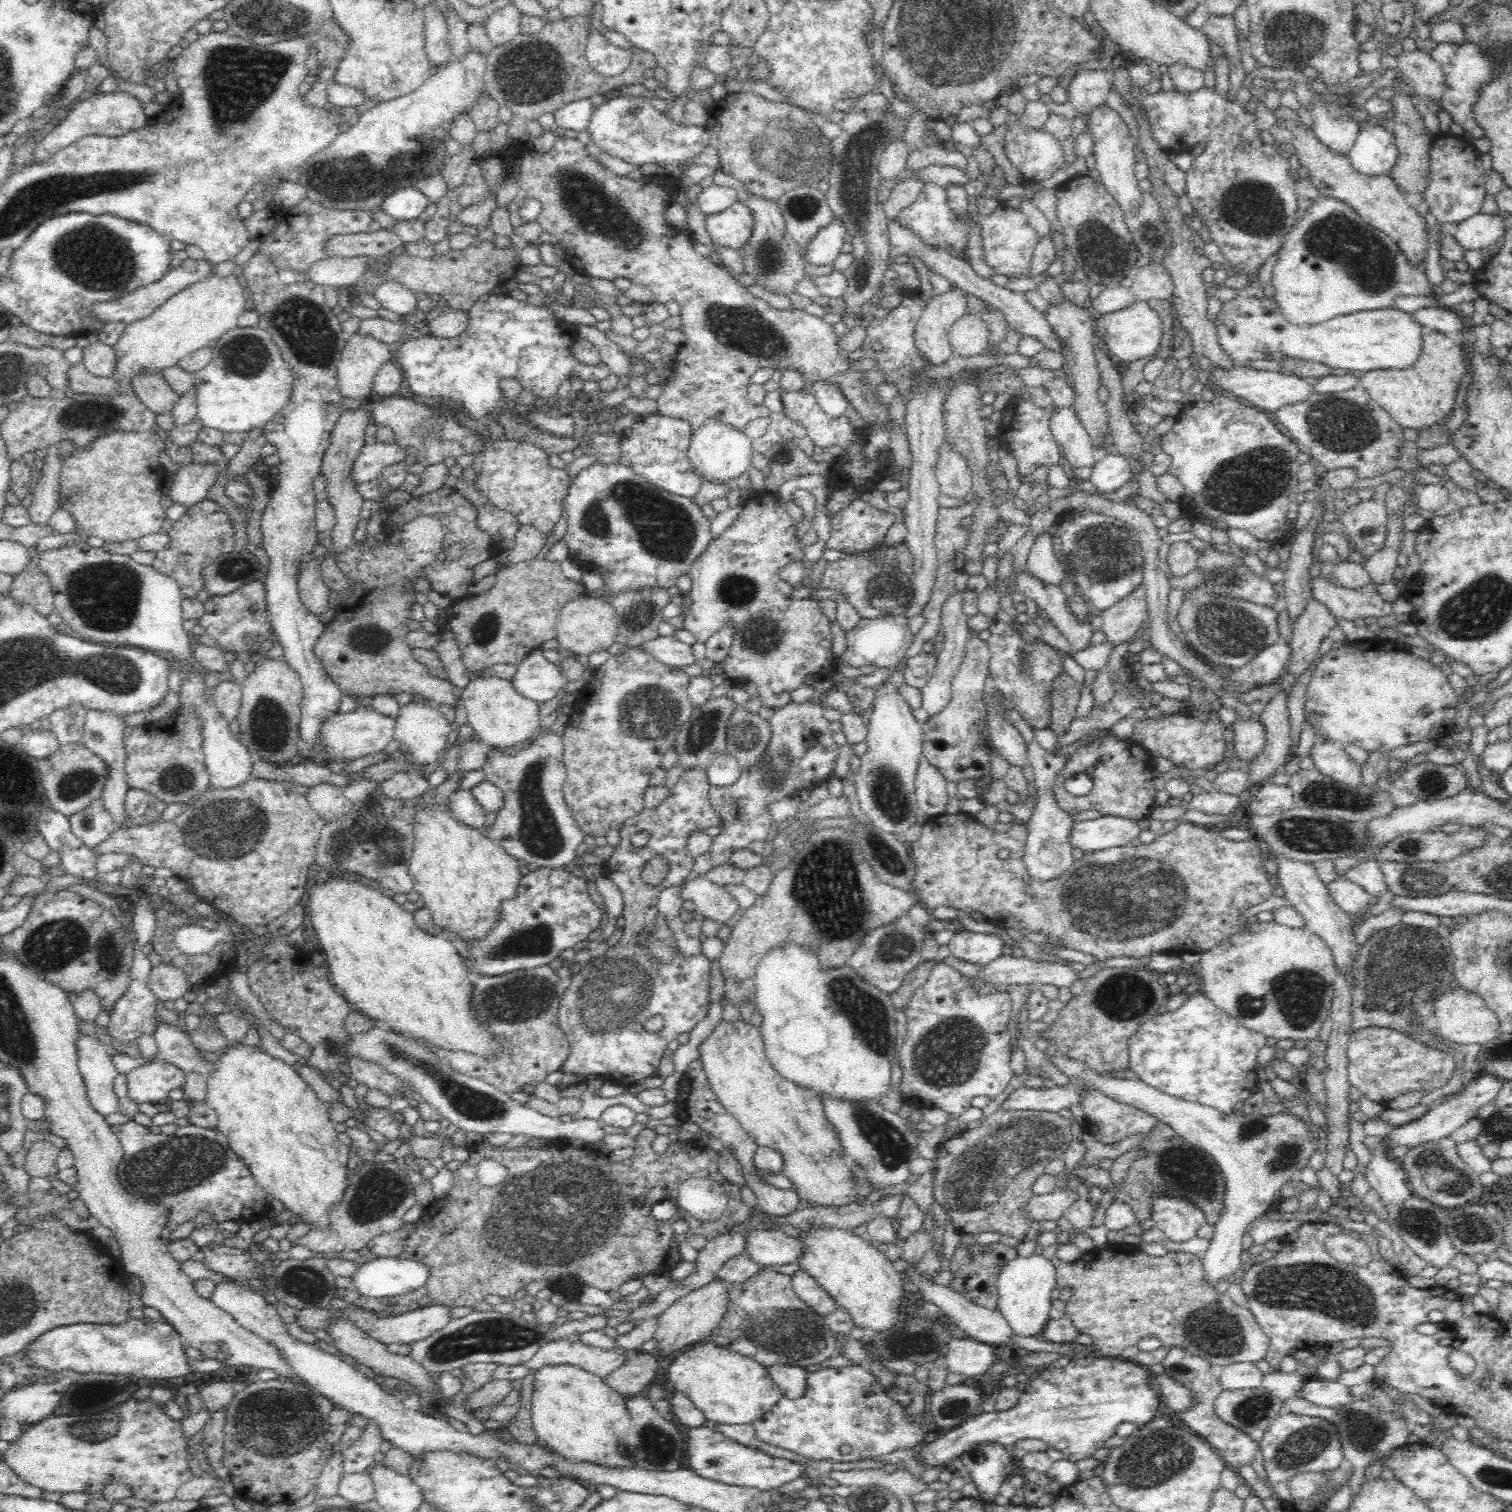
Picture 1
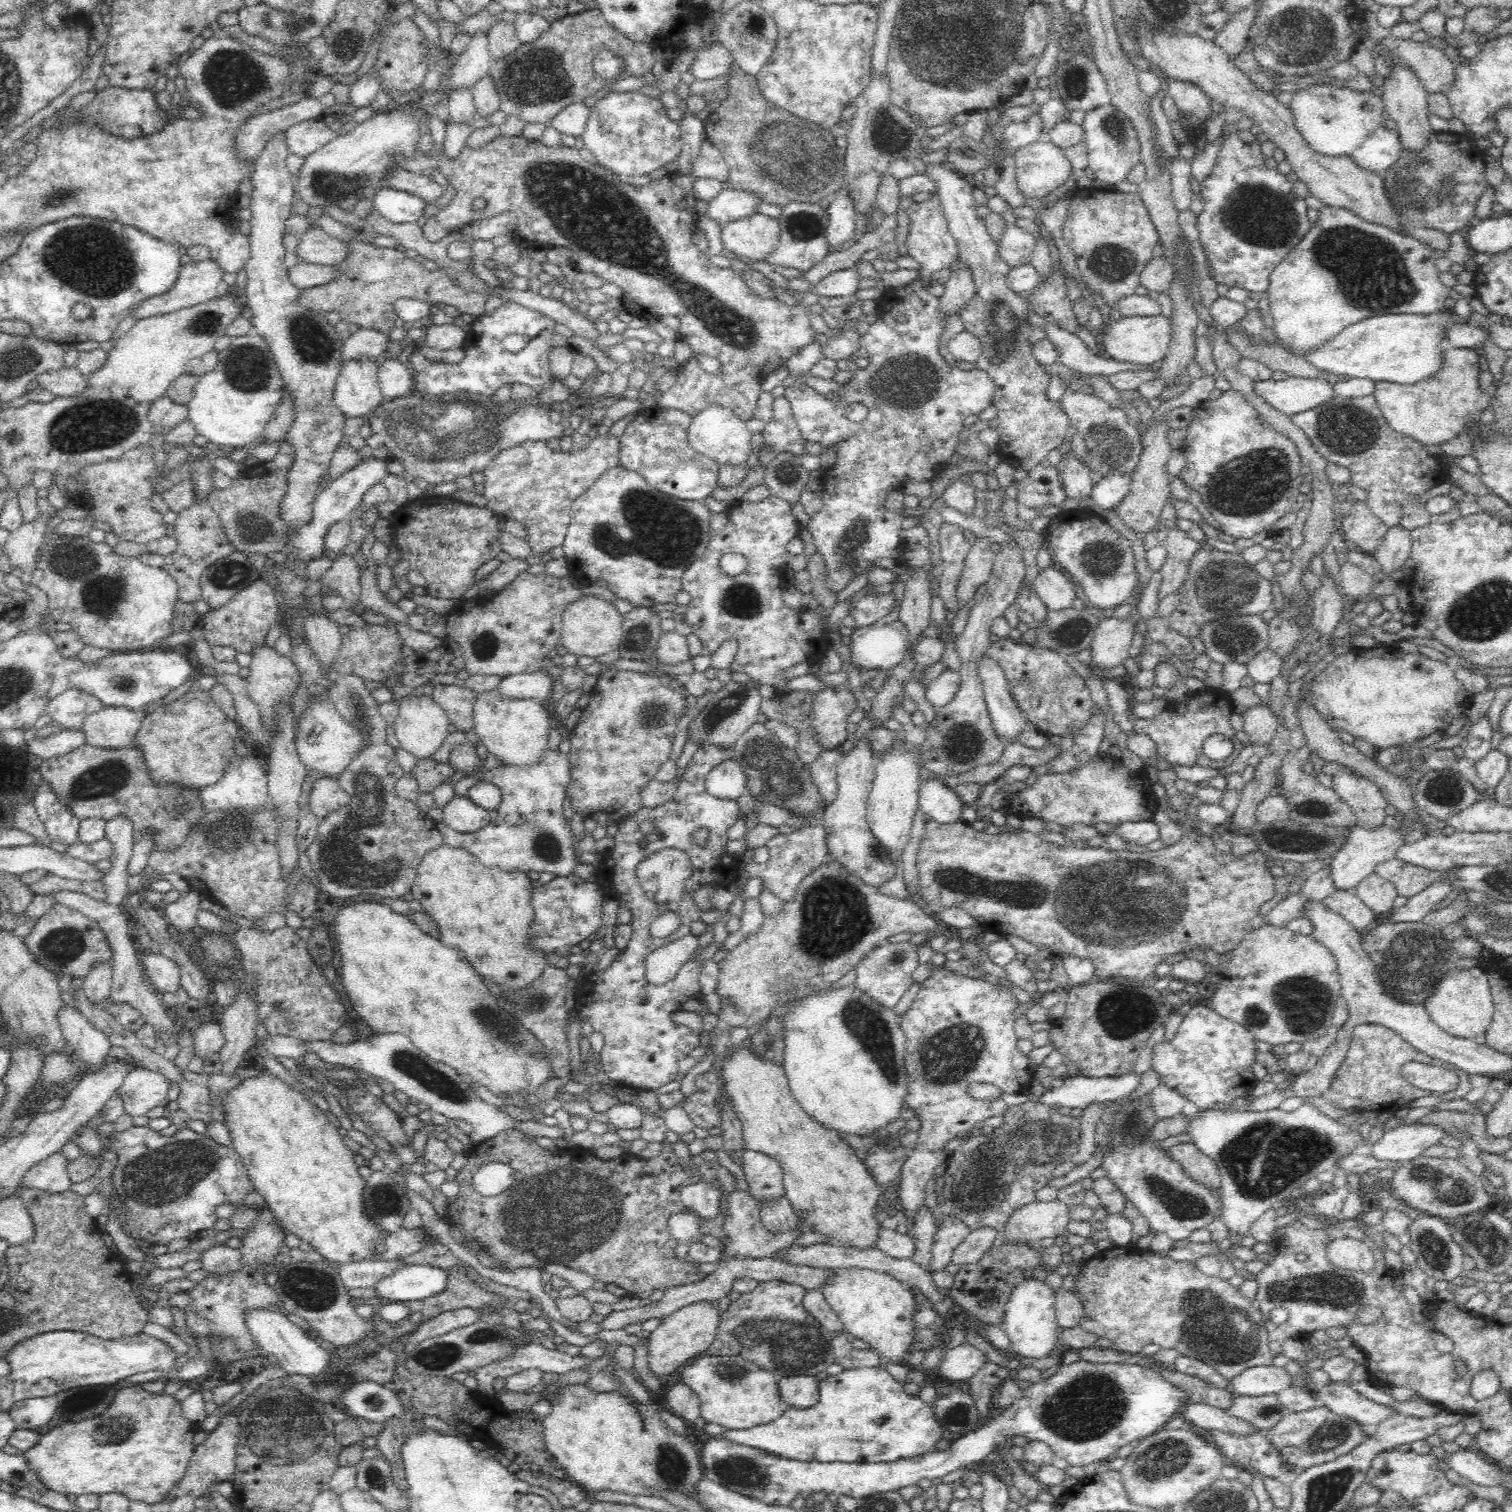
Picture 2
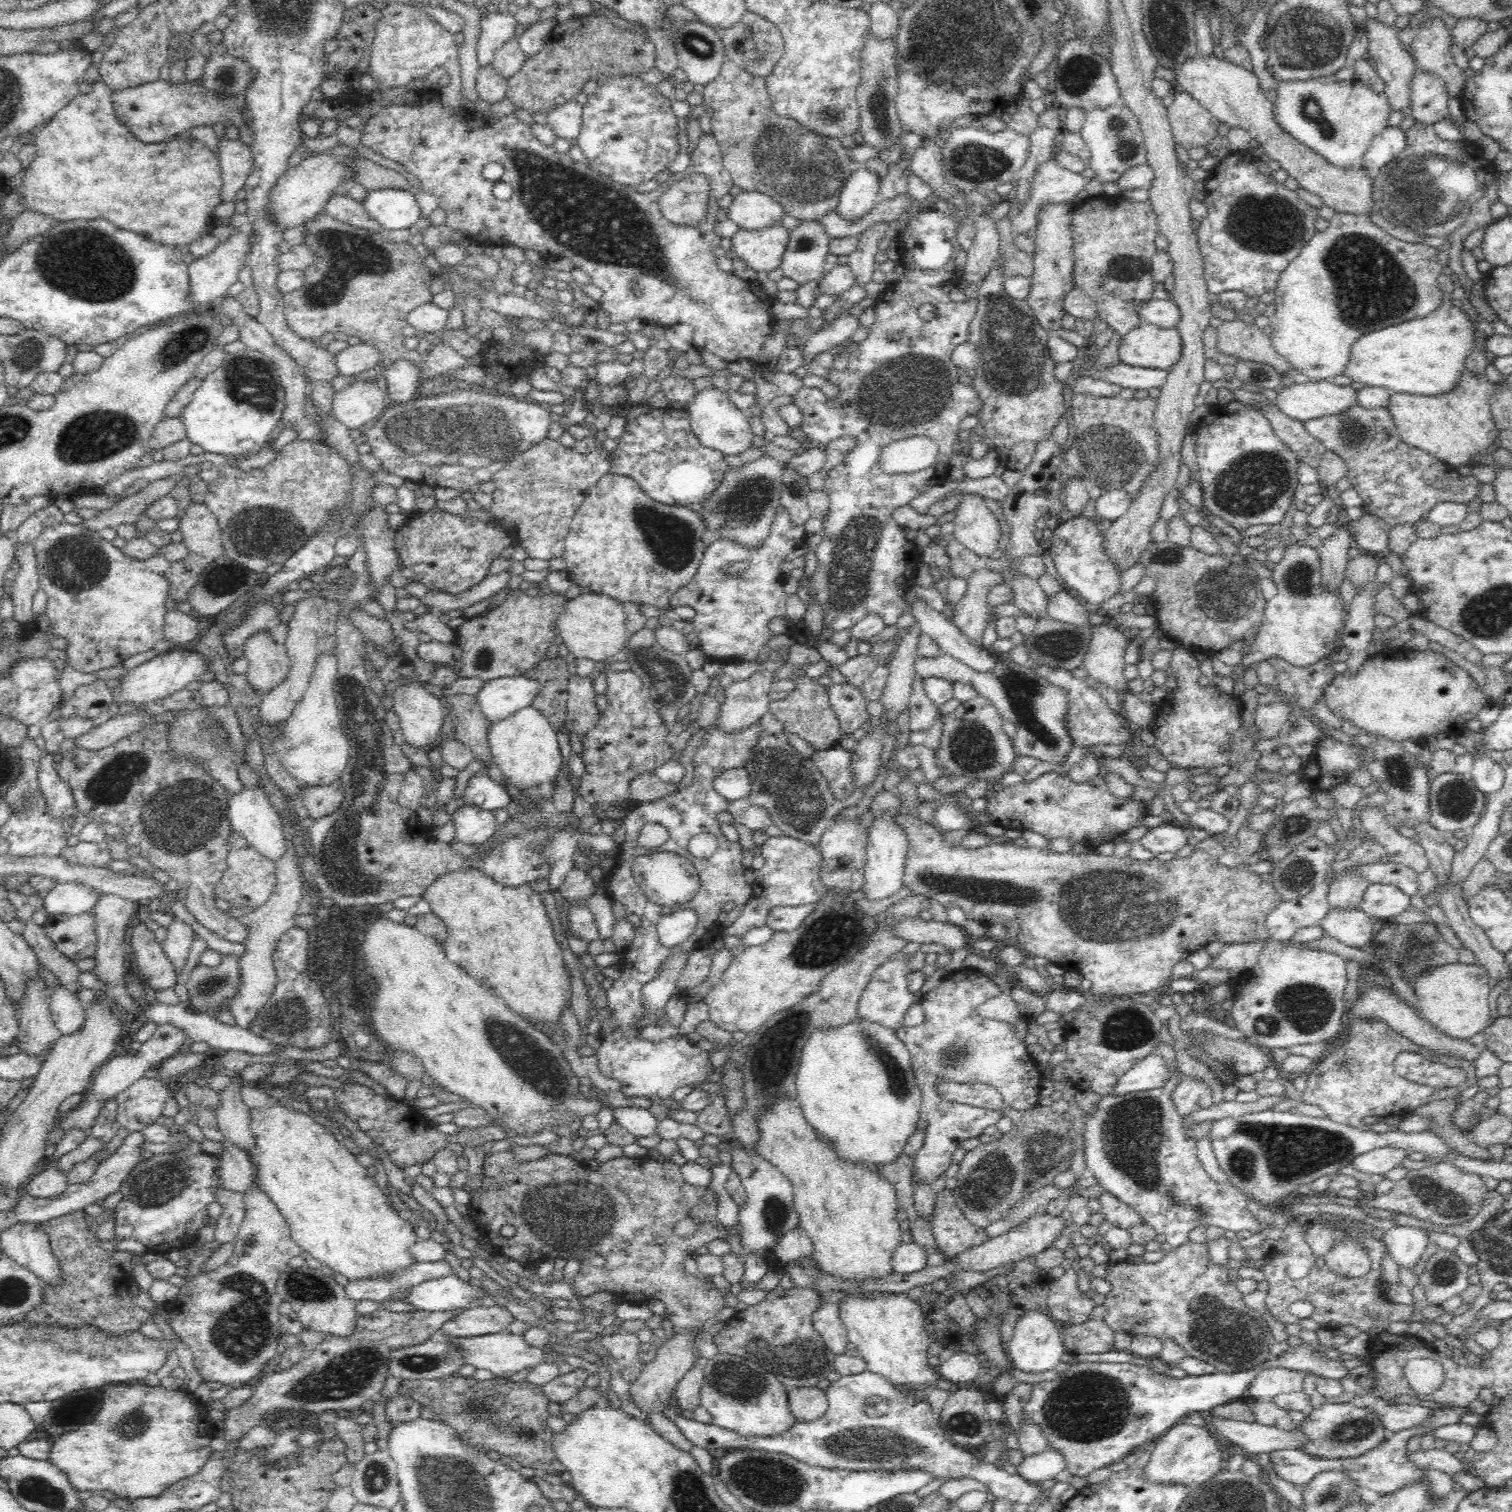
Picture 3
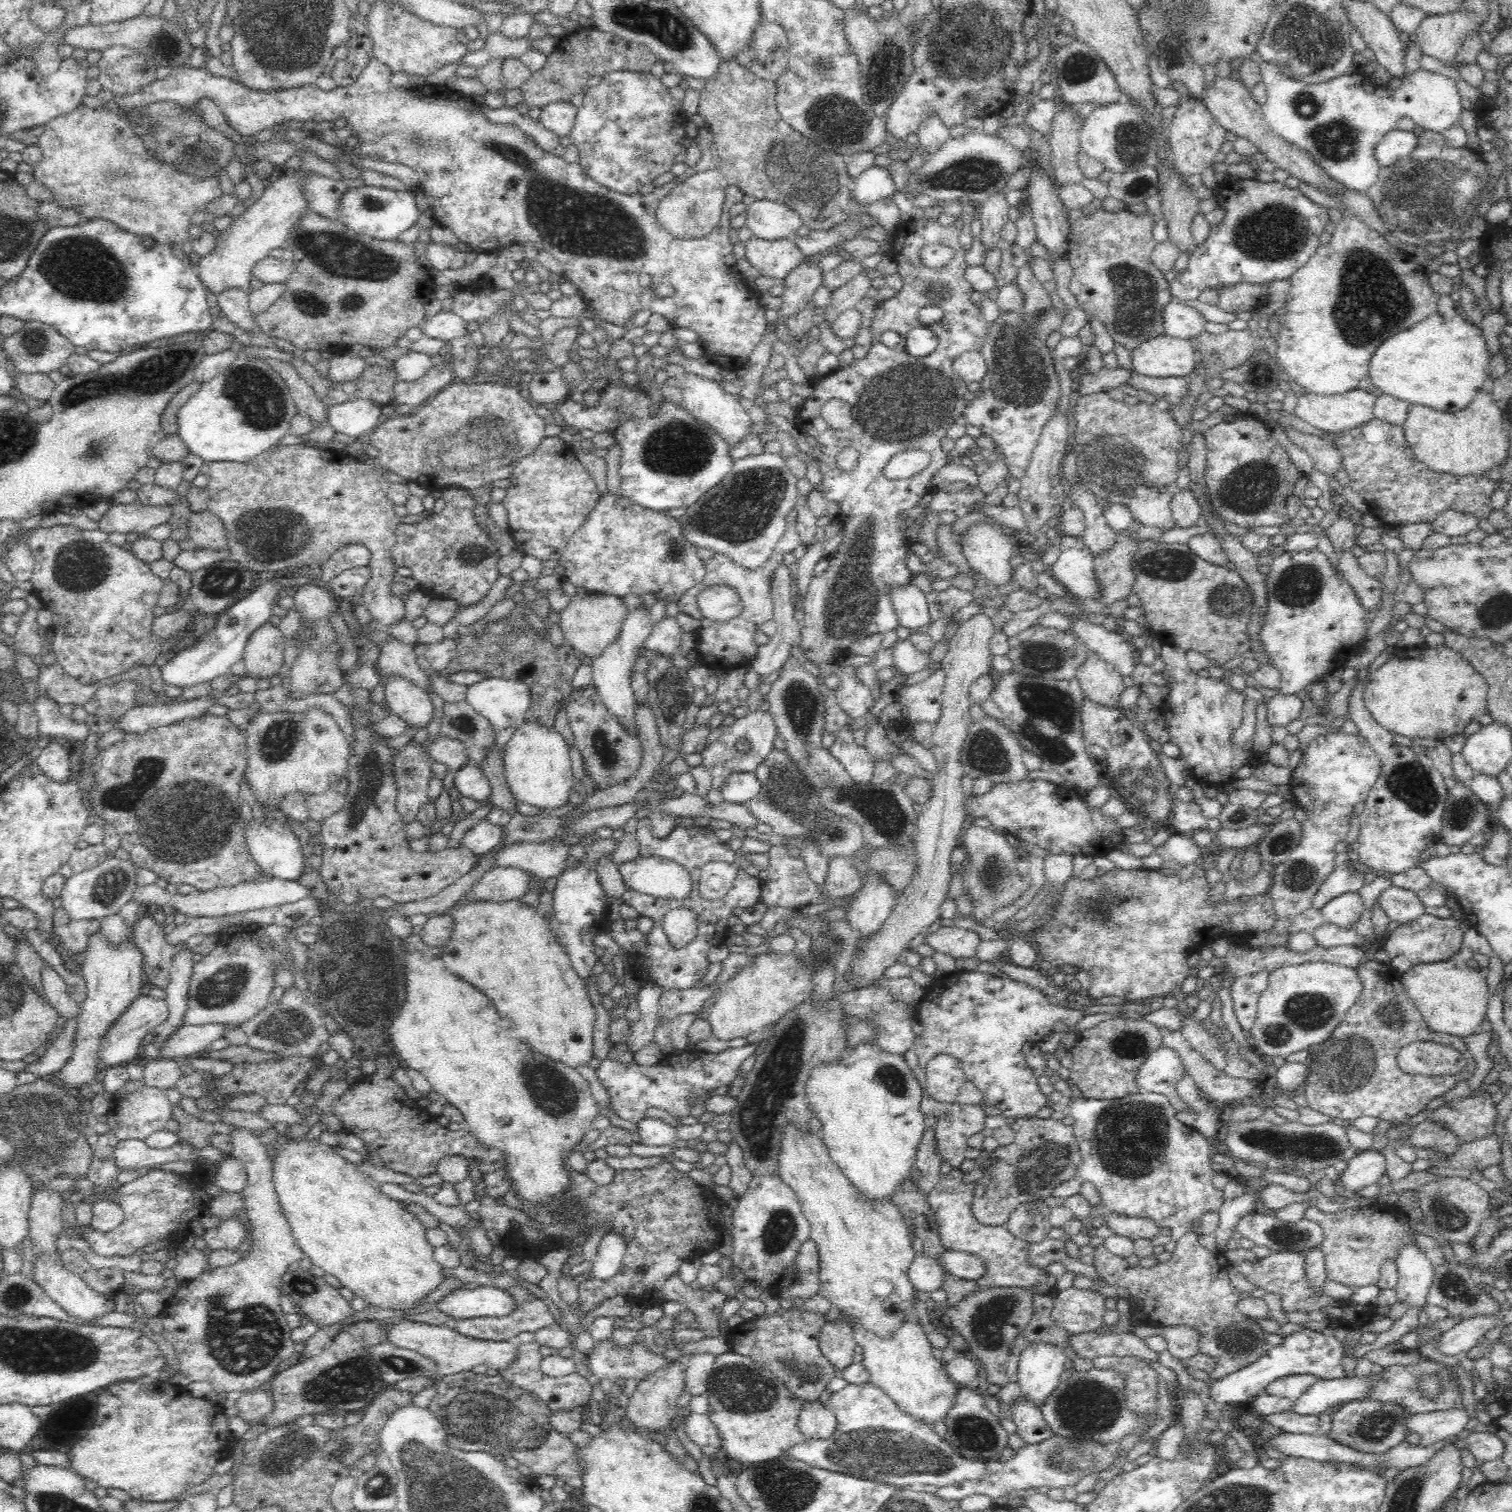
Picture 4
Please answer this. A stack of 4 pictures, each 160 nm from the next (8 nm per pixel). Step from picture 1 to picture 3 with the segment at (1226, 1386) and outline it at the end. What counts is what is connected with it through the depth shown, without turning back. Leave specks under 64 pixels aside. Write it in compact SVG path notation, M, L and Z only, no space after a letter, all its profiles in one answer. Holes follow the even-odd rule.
M1266 1370L1260 1372L1256 1382L1250 1386L1249 1396L1253 1400L1270 1401L1280 1394L1296 1393L1304 1390L1304 1372L1292 1370Z

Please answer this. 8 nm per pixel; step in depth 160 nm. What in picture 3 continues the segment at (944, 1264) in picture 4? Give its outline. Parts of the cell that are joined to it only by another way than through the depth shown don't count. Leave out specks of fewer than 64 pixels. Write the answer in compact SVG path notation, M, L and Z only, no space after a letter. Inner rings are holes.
M1049 1213L1033 1216L1032 1219L1026 1221L1021 1227L1012 1229L1009 1233L990 1238L981 1245L958 1252L954 1256L956 1257L956 1263L958 1263L958 1271L986 1272L987 1270L992 1270L992 1268L1006 1266L1006 1264L1011 1264L1023 1258L1040 1254L1043 1250L1053 1246L1052 1243L1056 1236L1062 1232L1065 1225L1067 1225L1067 1222Z

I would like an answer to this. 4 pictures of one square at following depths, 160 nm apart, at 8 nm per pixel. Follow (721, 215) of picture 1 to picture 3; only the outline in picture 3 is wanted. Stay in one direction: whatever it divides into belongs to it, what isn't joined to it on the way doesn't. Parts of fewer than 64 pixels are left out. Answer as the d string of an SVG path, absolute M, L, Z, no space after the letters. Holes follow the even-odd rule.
M773 225L757 231L740 229L732 237L731 248L754 273L768 273L781 265L789 240L789 230L783 225Z

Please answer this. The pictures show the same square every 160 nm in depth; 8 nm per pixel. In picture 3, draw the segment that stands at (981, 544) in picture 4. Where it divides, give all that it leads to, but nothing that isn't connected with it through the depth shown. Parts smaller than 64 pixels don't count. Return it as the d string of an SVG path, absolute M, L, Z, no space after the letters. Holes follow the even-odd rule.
M967 493L957 506L953 536L958 545L982 559L993 559L1001 541L1003 526L984 503L983 497Z

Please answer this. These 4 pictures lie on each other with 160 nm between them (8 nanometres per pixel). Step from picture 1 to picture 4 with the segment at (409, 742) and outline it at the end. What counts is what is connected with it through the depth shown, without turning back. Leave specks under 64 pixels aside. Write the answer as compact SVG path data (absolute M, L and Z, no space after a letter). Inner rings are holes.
M396 673L384 674L384 677L384 696L389 705L388 710L408 724L416 724L419 728L427 725L434 712L431 698L406 677Z

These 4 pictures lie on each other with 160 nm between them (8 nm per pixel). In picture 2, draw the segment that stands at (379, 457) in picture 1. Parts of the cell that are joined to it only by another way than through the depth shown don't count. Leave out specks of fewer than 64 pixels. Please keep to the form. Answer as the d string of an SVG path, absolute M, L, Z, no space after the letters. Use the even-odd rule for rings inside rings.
M374 457L360 462L354 470L350 470L350 472L346 472L346 474L335 478L326 489L322 489L316 495L312 506L312 520L301 529L299 536L290 545L290 551L292 551L294 561L318 560L318 558L329 555L325 548L328 532L334 529L336 524L348 522L353 510L358 505L358 502L362 500L368 488L380 483L382 478L389 474L386 463L387 460L382 461Z

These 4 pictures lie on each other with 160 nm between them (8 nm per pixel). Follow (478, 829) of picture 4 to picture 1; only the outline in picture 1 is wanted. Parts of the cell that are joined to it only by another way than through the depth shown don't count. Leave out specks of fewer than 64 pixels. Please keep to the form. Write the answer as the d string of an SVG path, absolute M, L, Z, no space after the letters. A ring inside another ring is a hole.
M456 789L448 799L450 809L454 819L459 820L462 824L470 825L483 829L486 812L476 802L471 790Z

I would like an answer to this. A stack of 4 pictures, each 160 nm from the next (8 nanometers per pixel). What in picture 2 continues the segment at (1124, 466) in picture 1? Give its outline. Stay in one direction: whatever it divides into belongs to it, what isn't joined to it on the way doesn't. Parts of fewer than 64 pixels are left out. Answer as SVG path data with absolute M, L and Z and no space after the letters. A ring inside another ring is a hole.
M1110 474L1110 476L1102 478L1098 484L1093 486L1091 498L1098 508L1114 510L1129 493L1130 487L1131 476Z

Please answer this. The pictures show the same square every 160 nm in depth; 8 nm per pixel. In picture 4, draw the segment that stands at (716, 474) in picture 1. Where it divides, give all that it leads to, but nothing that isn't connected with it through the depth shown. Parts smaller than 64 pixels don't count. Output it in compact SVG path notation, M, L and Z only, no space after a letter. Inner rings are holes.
M682 374L679 381L681 384L678 388L682 391L681 404L696 421L711 427L724 441L733 446L749 436L752 423L737 396L728 394L721 384L714 380L696 374Z

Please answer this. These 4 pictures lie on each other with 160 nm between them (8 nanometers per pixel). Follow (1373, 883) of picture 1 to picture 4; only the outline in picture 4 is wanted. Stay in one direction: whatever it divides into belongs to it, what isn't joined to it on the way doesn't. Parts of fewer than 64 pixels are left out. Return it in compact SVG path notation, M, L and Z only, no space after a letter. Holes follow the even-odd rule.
M1394 885L1390 886L1388 890L1384 890L1378 900L1382 910L1390 917L1390 920L1398 922L1399 925L1418 920L1420 916L1426 914L1426 907L1416 893L1402 890Z

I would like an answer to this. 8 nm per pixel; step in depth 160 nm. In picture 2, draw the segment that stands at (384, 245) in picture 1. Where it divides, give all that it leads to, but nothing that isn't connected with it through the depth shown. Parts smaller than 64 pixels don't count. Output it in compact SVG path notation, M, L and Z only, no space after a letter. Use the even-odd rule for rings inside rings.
M312 229L310 232L305 232L299 236L301 242L297 245L296 258L298 263L316 264L320 266L332 267L338 262L342 262L346 258L348 252L348 243L344 243L335 237L330 237L322 229Z

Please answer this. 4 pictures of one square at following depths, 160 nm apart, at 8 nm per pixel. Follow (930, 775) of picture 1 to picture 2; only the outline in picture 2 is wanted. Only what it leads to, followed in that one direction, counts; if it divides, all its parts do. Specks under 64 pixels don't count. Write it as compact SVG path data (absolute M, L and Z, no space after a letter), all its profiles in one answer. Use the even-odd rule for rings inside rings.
M932 775L919 788L919 805L923 814L940 824L954 823L969 814L953 789Z

